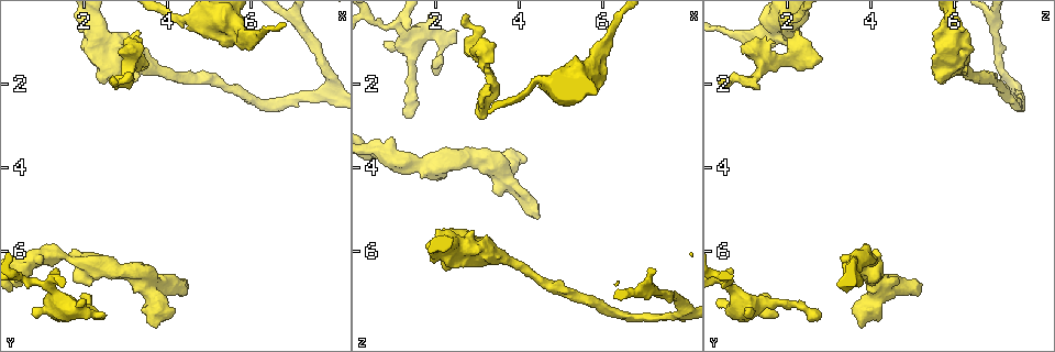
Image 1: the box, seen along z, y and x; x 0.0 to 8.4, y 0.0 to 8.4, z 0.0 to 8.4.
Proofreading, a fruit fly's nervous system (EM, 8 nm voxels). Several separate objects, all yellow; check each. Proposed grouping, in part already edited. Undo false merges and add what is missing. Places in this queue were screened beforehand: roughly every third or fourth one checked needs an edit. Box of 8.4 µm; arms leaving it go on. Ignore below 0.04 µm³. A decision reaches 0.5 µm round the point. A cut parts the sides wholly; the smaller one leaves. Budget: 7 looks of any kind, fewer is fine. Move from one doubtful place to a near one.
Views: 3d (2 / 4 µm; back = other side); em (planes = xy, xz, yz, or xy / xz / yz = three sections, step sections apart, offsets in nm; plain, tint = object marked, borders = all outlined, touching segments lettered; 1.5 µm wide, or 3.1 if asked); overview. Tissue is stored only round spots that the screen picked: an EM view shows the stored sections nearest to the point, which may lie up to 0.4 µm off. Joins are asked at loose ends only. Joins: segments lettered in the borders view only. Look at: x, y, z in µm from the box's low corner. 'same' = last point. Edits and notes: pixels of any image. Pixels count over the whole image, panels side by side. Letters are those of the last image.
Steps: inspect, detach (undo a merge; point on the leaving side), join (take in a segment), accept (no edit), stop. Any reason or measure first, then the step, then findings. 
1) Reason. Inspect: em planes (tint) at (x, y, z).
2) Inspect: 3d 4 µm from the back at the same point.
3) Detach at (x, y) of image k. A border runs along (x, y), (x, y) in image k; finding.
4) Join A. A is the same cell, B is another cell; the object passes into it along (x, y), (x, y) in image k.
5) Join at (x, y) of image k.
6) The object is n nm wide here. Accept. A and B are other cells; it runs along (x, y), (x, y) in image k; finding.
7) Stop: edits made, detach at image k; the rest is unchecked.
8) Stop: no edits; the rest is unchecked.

An open end. Inspect: em planes (borders) at (3.25, 0.95, 2.00).

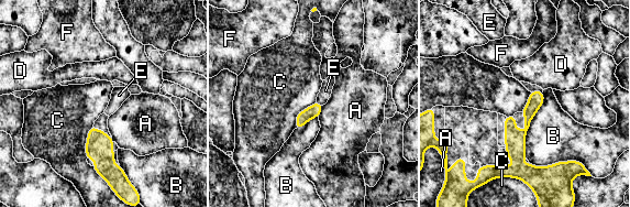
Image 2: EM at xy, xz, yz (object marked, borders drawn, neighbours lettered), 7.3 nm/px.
Join E. E is the same cell, A, B, C, D and F are other cells; the object passes into it along (313, 111), (319, 102), (325, 90) in image 2; it goes on there.

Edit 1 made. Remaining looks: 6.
Inspect: em planes (borders) at (2.50, 7.60, 1.00).

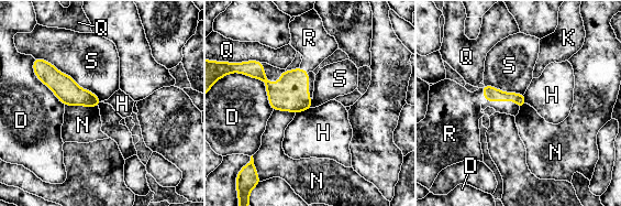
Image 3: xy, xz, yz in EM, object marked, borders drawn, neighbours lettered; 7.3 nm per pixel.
Join R. R is the same cell, D, H, K, N, Q and S are other cells; the object passes into it along (490, 94), (483, 95), (454, 112) in image 3; it goes on there.

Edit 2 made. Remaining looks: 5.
See it whole again. Inspect: overview.

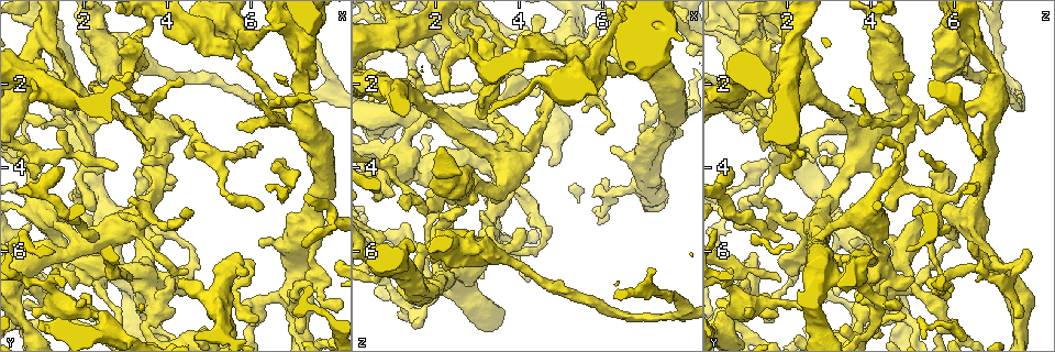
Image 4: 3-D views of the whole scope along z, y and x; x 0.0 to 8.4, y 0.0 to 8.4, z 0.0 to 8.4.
Thick end. Inspect: em xy step 8 (borders) at (6.20, 5.85, 3.55).

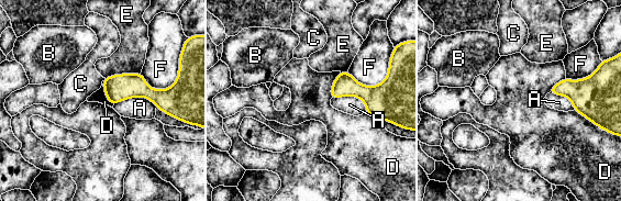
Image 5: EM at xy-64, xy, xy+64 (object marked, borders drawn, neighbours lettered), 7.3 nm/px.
Inspect: em planes (borders) at the same point.

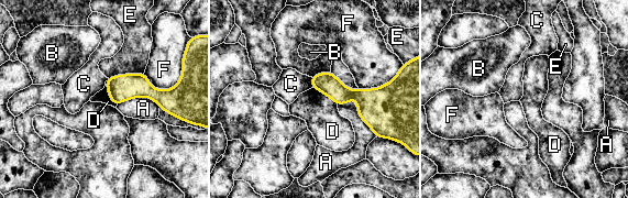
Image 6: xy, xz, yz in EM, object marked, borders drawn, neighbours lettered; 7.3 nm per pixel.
Accept. A, B, C, D, E and F are other cells; no lettered segment goes on from it.

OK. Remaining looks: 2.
Stop: edits made, join at image 2, join at image 3; the rest is unchecked.

